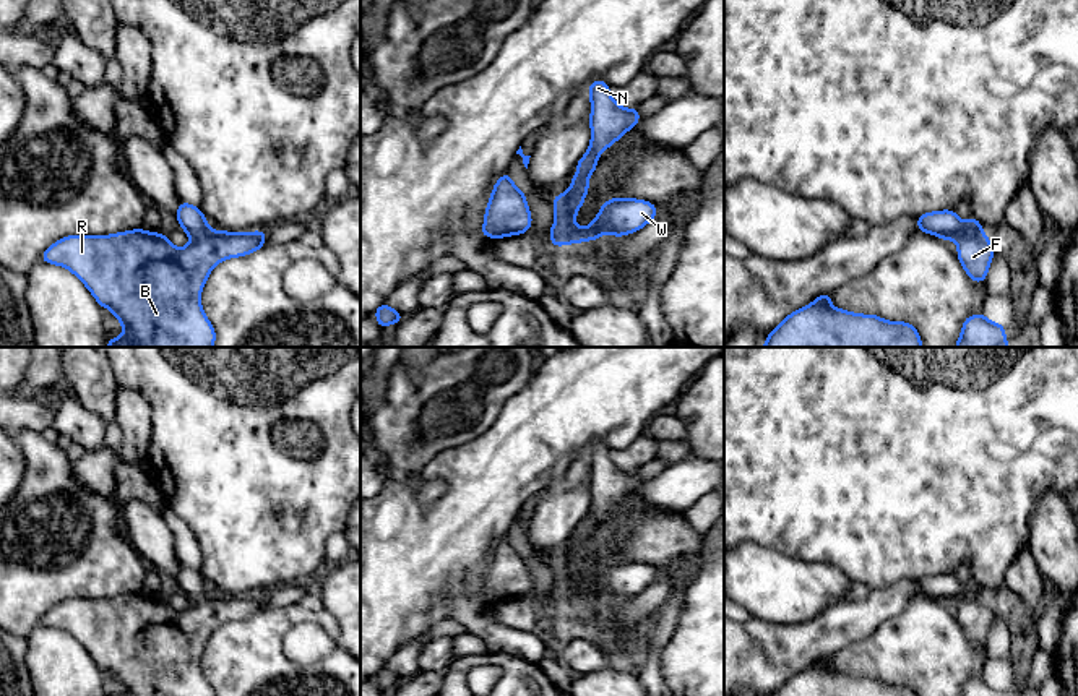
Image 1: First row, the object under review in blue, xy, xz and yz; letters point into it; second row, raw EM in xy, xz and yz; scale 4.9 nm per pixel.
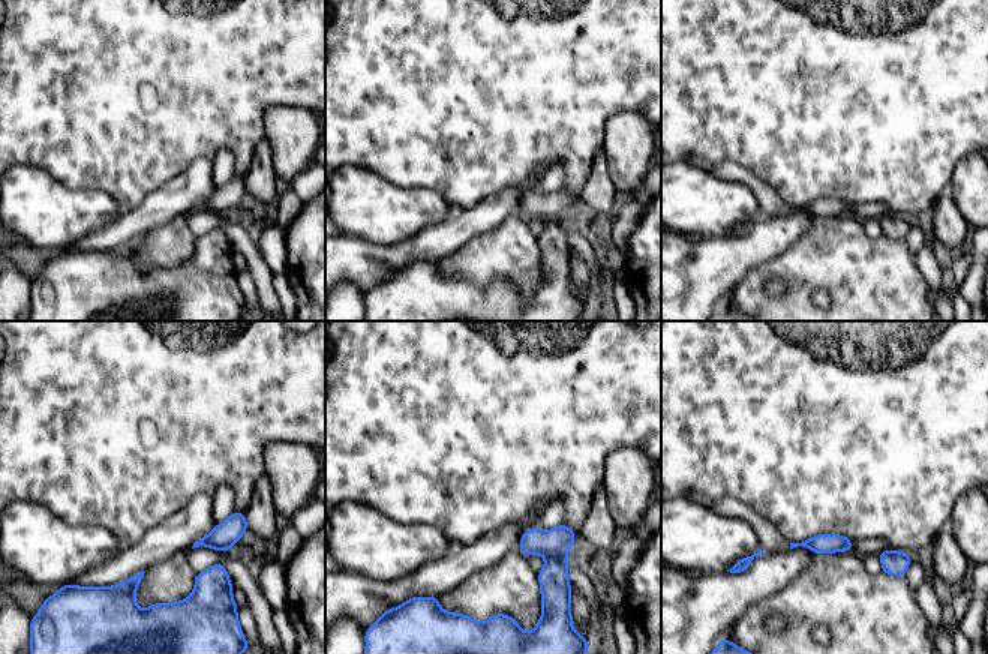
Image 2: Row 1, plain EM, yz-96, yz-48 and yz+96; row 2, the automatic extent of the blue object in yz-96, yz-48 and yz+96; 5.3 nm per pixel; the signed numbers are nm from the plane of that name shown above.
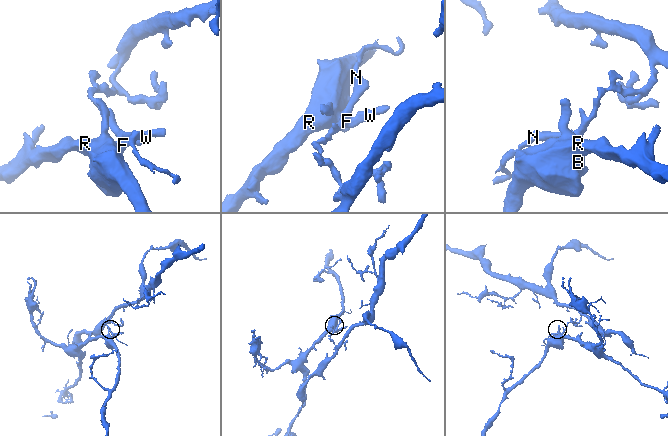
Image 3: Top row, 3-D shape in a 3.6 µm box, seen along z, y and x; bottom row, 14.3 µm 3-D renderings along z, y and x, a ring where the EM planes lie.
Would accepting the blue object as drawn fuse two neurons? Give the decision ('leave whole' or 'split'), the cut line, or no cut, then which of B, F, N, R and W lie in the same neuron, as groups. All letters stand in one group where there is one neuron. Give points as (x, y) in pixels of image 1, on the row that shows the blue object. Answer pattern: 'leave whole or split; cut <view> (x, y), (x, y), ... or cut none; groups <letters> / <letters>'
split; cut yz (983, 231), (973, 236), (961, 236), (957, 240); groups B F R W / N

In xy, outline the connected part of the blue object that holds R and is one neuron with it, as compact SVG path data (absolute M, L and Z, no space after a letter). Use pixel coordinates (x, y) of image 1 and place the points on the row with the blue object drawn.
M143 229L112 235L70 235L52 243L41 261L65 266L93 294L97 303L109 308L122 323L123 334L112 337L107 347L213 347L216 333L200 303L203 286L211 269L222 260L245 256L265 247L265 229L257 232L209 230L201 238L192 238L183 248L174 247L167 235Z

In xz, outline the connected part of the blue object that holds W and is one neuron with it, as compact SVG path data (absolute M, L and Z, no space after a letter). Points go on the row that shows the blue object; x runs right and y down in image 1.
M612 198L606 201L599 214L588 227L573 224L568 243L591 242L602 234L622 237L633 234L651 222L658 214L658 206L645 200Z

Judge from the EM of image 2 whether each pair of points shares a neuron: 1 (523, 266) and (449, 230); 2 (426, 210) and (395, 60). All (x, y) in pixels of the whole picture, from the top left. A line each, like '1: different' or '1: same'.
1: different
2: different

